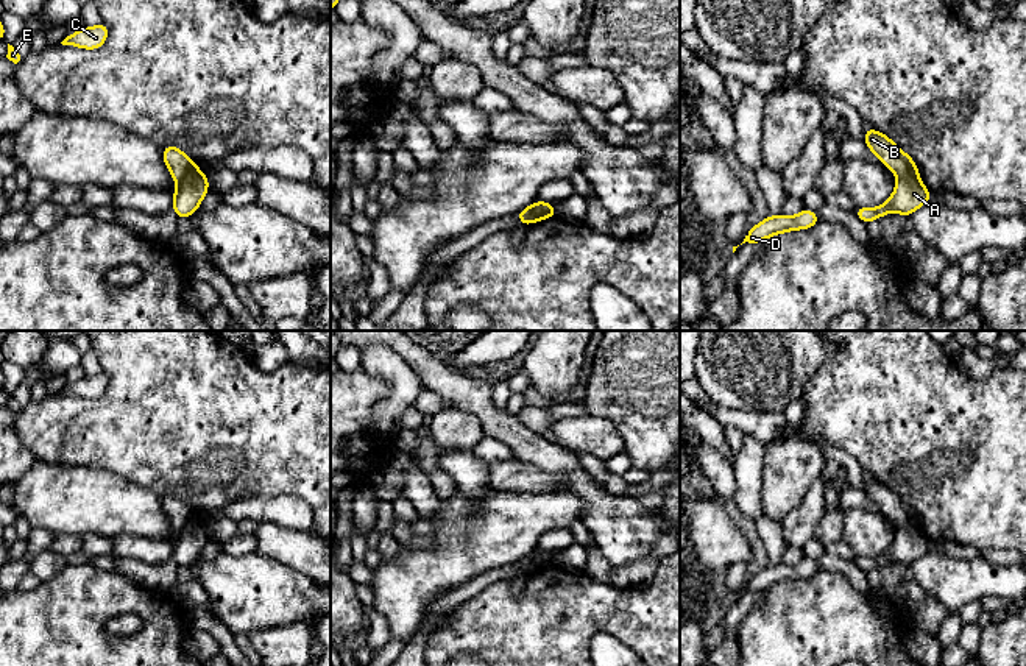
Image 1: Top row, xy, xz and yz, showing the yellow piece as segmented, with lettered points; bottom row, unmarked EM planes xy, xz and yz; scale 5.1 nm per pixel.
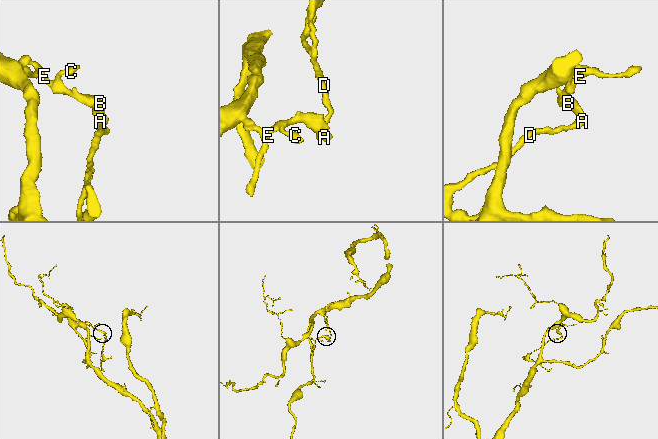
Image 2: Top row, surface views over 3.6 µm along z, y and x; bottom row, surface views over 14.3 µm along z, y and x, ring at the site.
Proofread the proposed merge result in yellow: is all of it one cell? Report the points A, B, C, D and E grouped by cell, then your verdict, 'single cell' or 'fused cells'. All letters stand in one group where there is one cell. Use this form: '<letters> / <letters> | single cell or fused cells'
A D / B C E | fused cells

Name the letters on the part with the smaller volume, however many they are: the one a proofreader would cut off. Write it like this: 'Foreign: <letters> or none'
Foreign: A, D

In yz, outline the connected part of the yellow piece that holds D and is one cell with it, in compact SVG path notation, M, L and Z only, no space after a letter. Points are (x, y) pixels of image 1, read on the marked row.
M806 207L794 217L786 217L781 214L769 215L767 218L764 218L756 226L747 231L747 236L742 243L758 243L766 240L767 237L773 237L781 232L814 228L820 221L822 220L817 217L817 212L809 211Z

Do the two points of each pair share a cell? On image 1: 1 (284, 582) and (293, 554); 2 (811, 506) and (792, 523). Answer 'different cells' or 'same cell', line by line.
1: different cells
2: same cell

